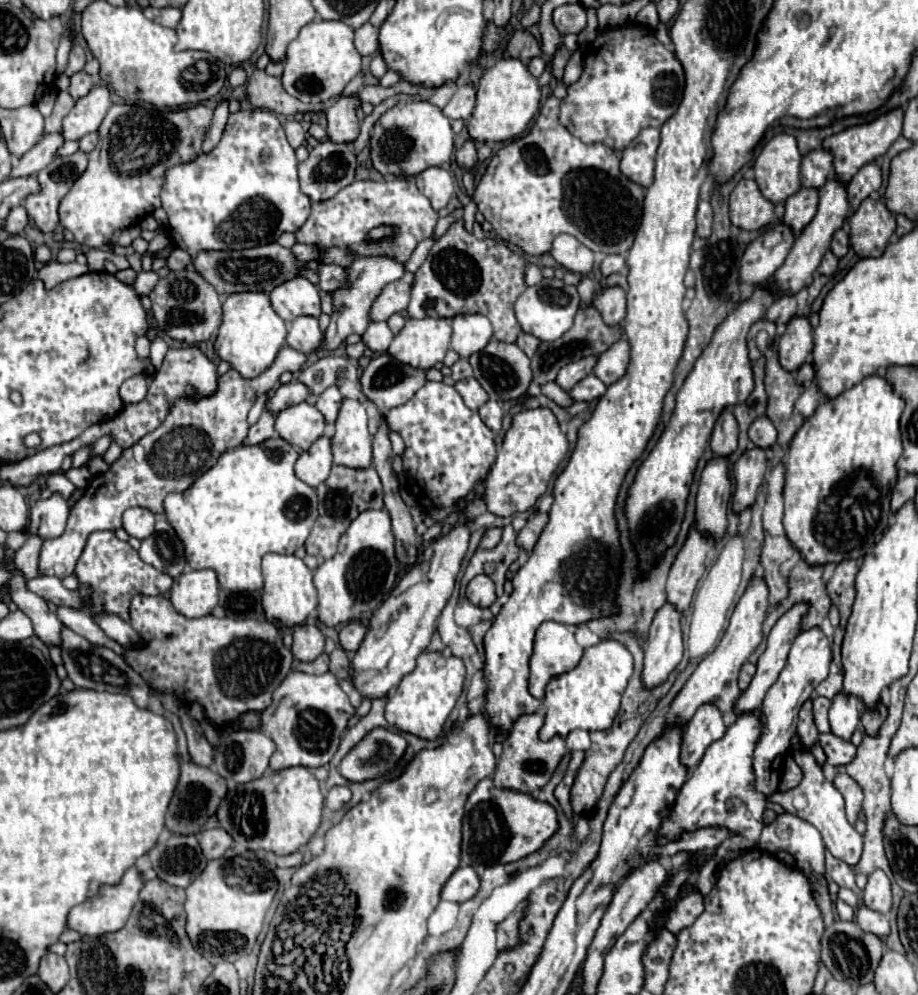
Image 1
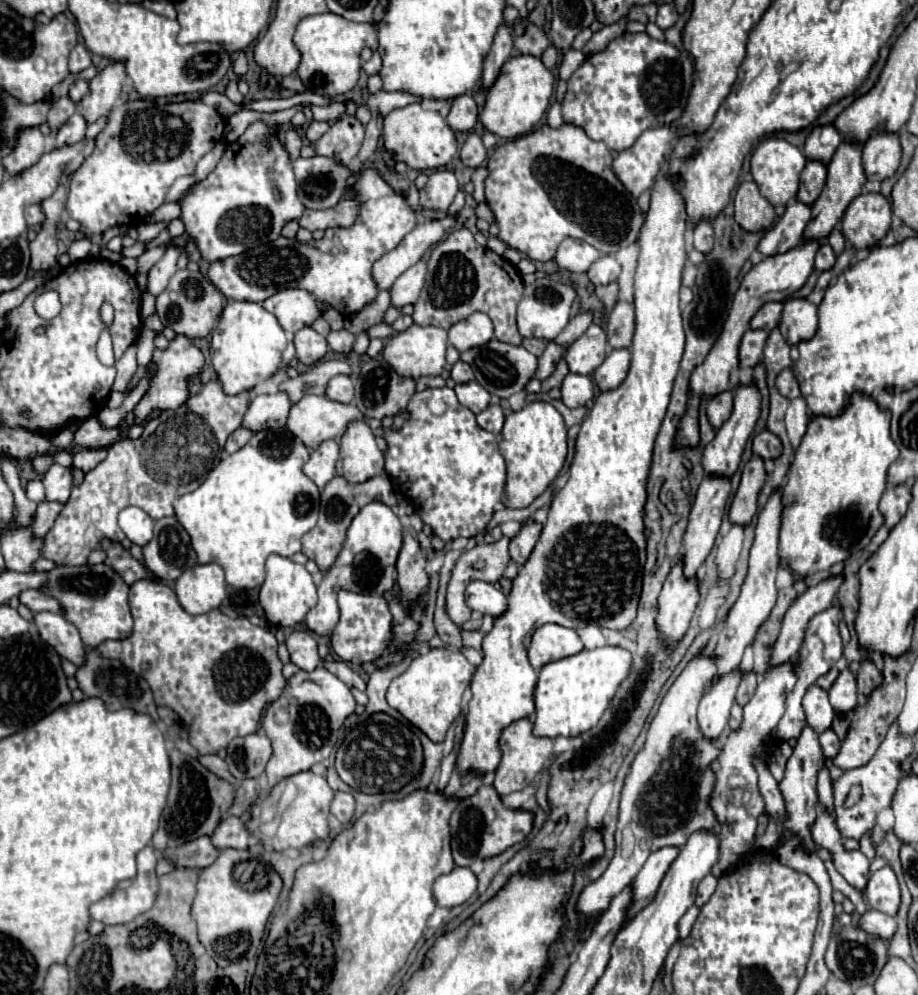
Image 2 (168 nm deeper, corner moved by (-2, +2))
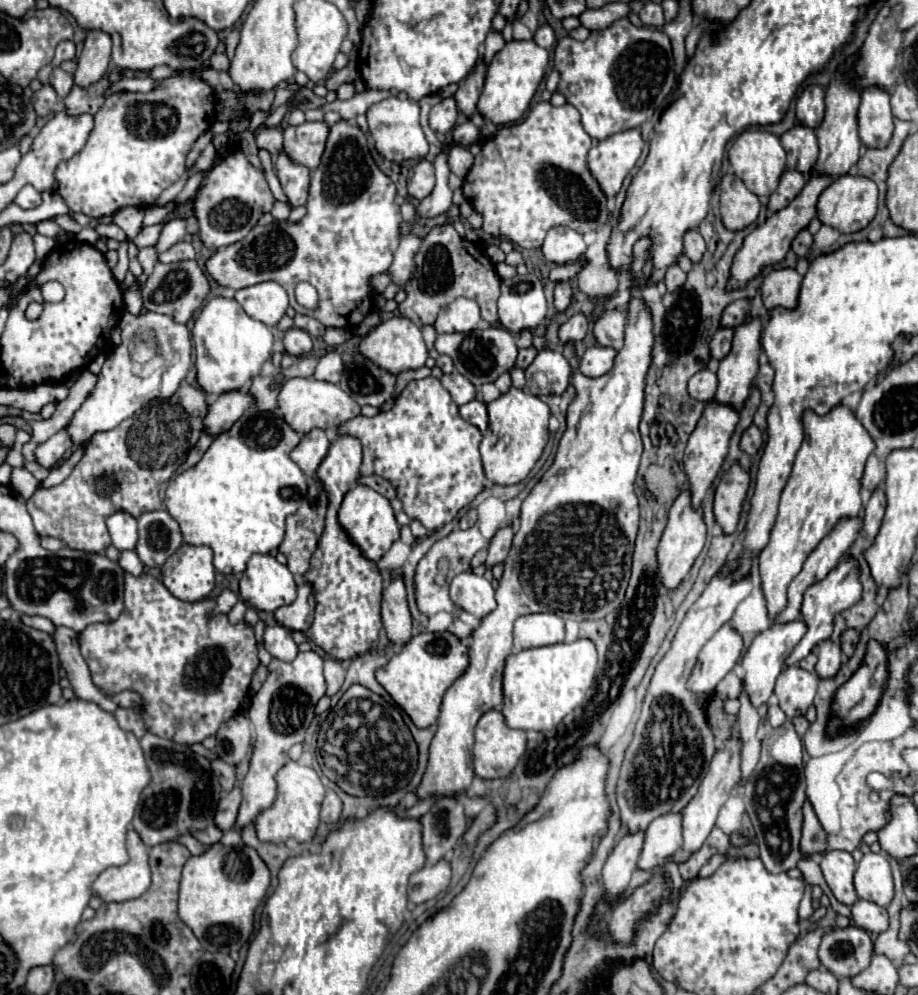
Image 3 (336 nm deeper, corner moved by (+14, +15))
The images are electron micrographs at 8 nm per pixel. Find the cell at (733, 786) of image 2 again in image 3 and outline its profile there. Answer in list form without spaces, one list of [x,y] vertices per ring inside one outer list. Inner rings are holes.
[[[798,618],[798,620],[786,622],[786,624],[772,624],[768,630],[760,632],[754,638],[754,642],[750,644],[748,652],[742,658],[742,668],[744,668],[744,688],[746,688],[750,700],[752,700],[752,704],[756,708],[762,706],[762,704],[766,704],[768,698],[772,696],[776,678],[782,672],[786,658],[790,656],[790,652],[802,640],[804,634],[806,634],[806,622],[802,618]]]

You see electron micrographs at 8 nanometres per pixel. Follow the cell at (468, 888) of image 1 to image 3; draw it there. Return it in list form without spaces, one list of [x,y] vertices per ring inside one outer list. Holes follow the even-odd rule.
[[[440,860],[440,864],[434,864],[432,868],[422,868],[410,876],[408,886],[408,900],[412,904],[422,904],[432,898],[436,898],[440,892],[444,892],[450,884],[450,864],[446,860]]]

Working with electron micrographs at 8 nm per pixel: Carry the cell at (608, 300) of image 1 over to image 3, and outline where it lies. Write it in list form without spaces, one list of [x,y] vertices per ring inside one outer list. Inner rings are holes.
[[[604,310],[594,326],[594,336],[600,346],[620,350],[624,346],[624,326],[626,314],[622,310]]]

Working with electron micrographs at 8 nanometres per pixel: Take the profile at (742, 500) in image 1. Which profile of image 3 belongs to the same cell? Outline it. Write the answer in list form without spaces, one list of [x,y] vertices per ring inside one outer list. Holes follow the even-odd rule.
[[[734,464],[720,478],[714,498],[714,516],[724,534],[732,534],[736,530],[748,486],[750,486],[750,474],[740,464]]]

